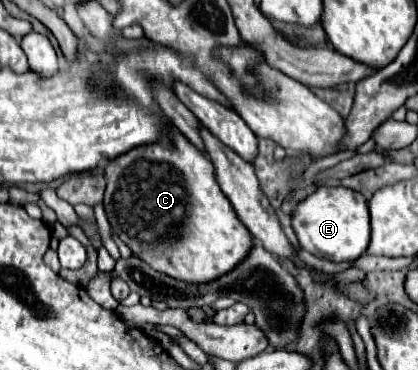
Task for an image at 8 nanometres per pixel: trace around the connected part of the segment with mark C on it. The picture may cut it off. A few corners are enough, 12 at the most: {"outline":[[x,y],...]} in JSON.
{"outline":[[175,129],[105,167],[105,213],[149,267],[205,285],[253,235]]}

